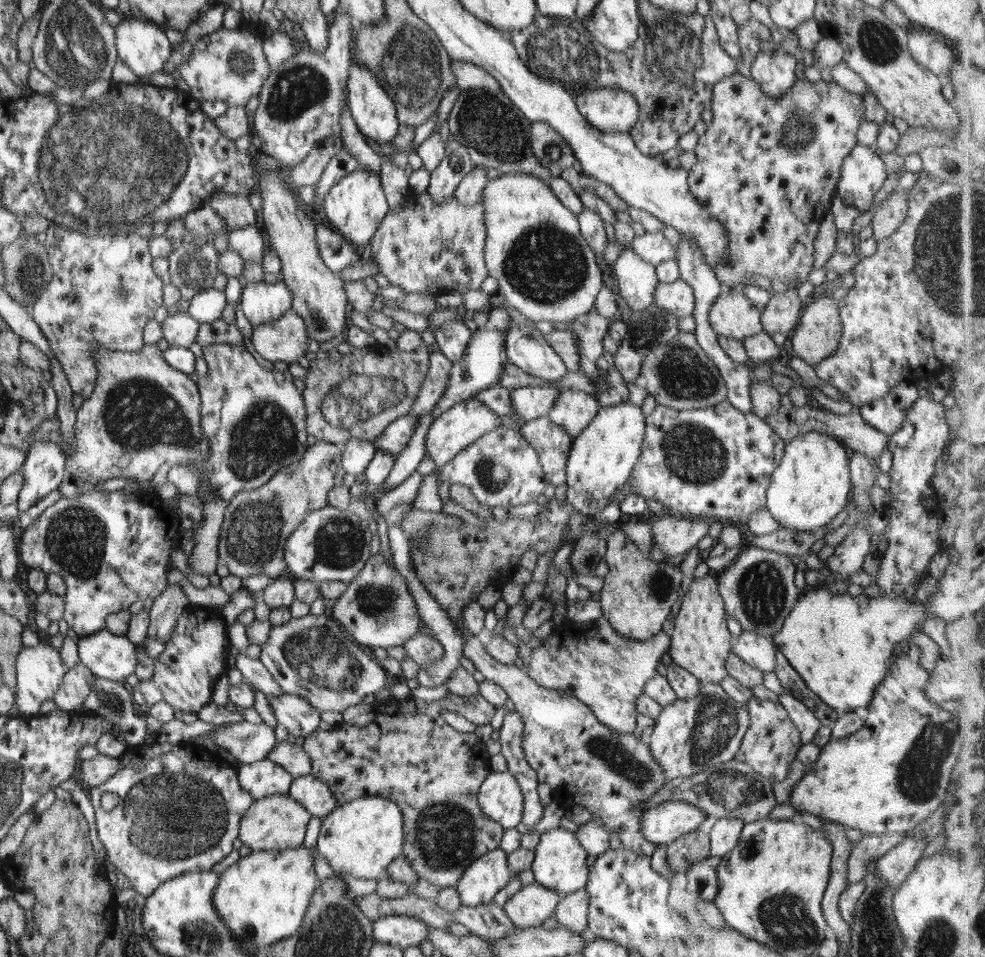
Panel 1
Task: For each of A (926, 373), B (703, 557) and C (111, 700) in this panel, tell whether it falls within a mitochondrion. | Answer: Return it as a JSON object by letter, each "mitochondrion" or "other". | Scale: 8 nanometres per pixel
{"A":"other","B":"other","C":"mitochondrion"}

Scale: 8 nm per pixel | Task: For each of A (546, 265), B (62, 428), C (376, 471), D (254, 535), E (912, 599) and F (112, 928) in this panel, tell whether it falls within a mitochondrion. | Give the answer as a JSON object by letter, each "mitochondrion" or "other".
{"A":"mitochondrion","B":"other","C":"other","D":"mitochondrion","E":"other","F":"other"}

